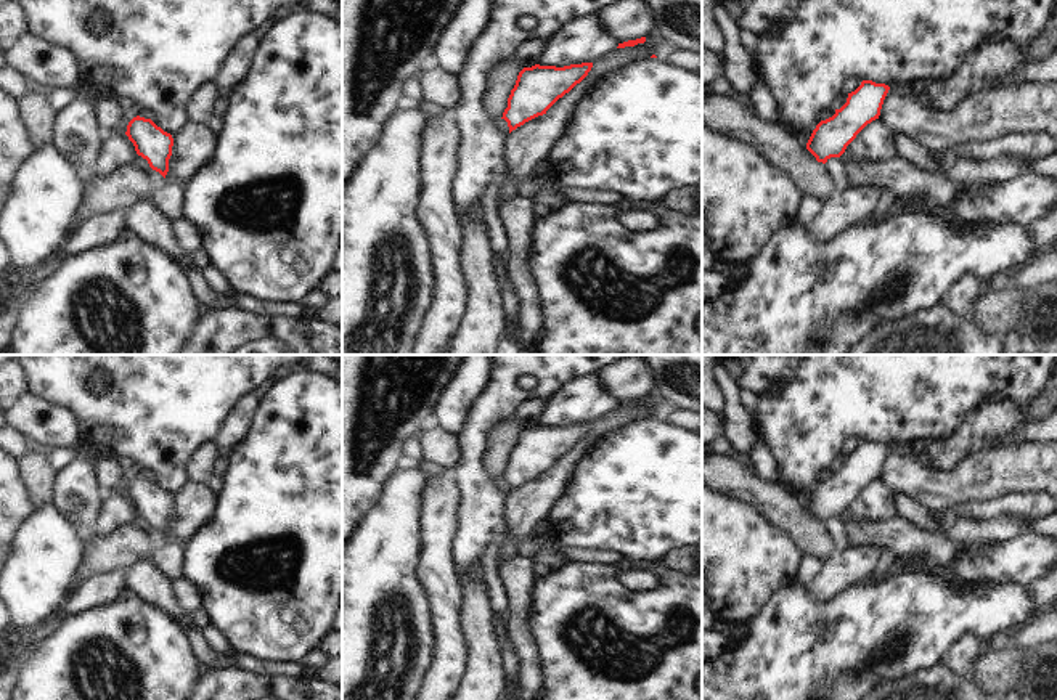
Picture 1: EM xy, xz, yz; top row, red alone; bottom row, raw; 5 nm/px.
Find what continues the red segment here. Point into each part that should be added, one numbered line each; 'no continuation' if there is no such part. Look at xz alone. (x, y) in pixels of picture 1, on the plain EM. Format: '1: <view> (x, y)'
no continuation

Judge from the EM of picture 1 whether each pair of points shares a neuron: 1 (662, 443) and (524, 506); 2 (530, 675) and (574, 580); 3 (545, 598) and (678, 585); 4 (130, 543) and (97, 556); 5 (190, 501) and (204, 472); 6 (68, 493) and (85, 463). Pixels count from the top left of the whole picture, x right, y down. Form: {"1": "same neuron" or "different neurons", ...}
{"1": "different neurons", "2": "different neurons", "3": "same neuron", "4": "same neuron", "5": "different neurons", "6": "same neuron"}

